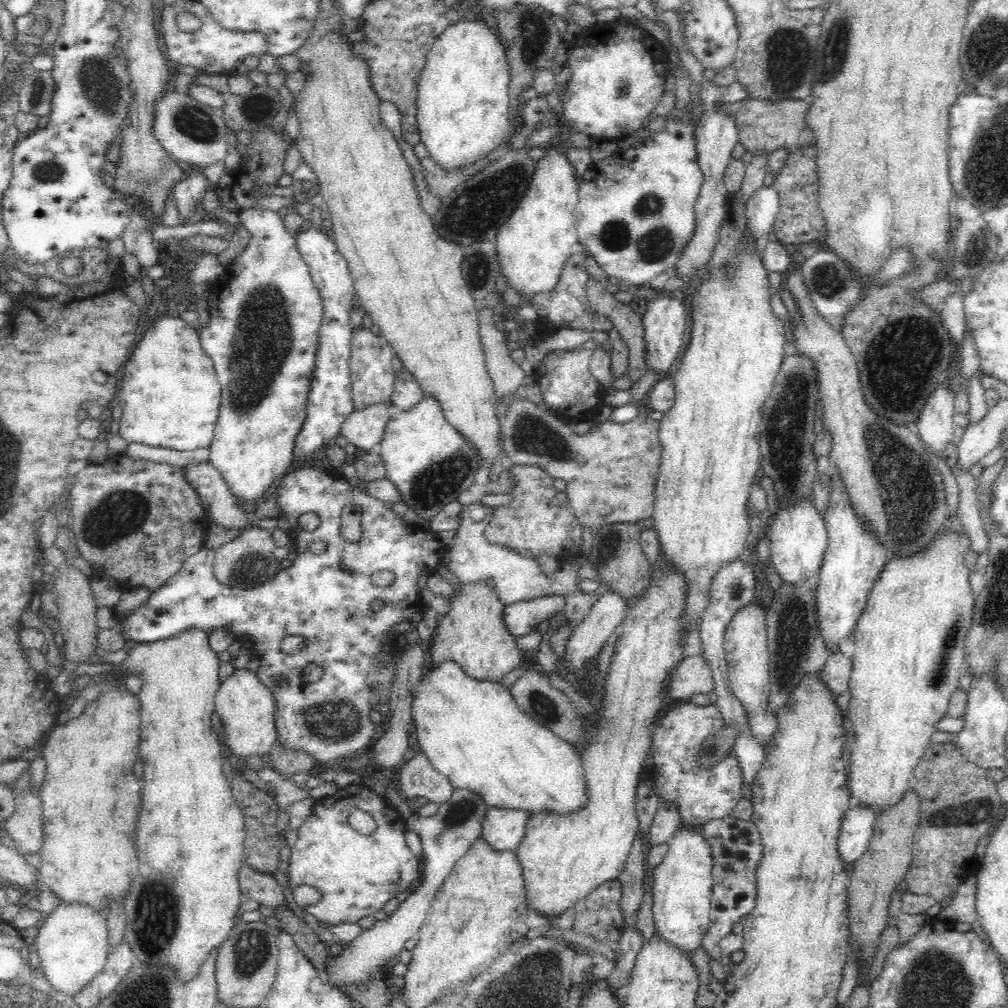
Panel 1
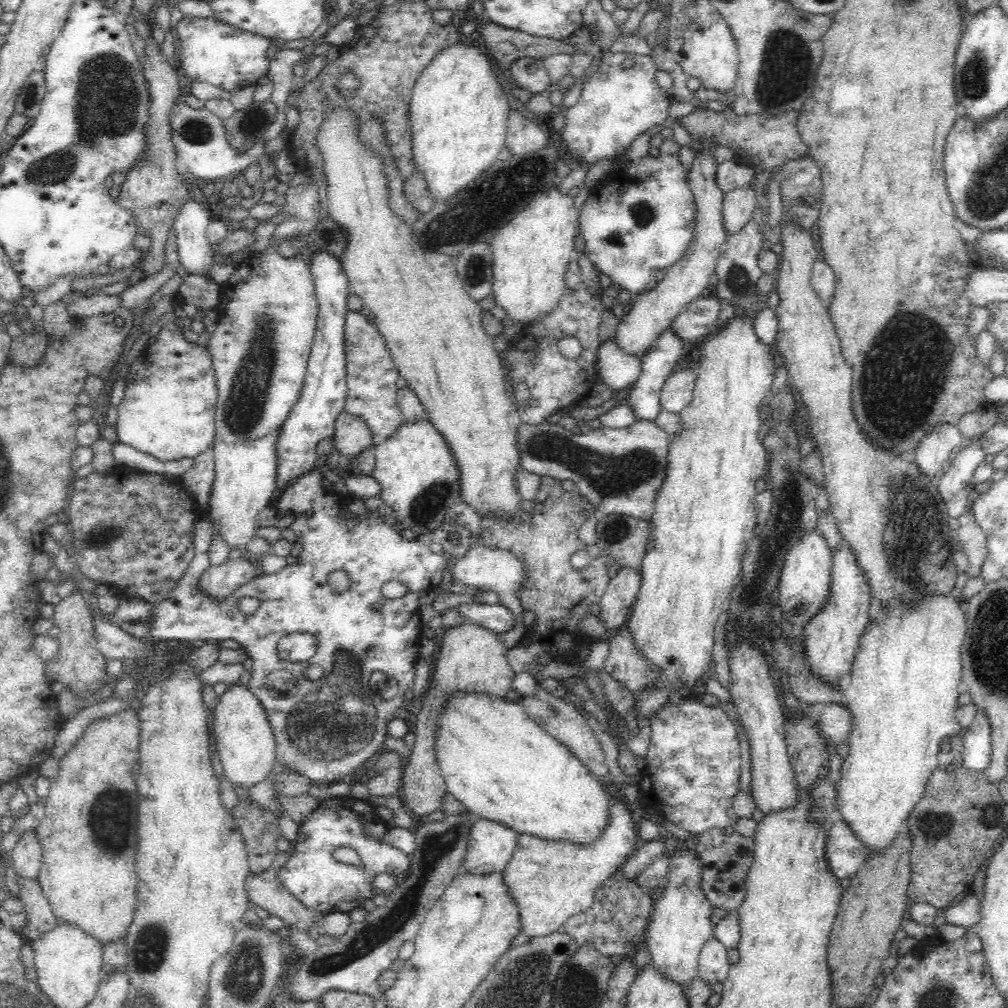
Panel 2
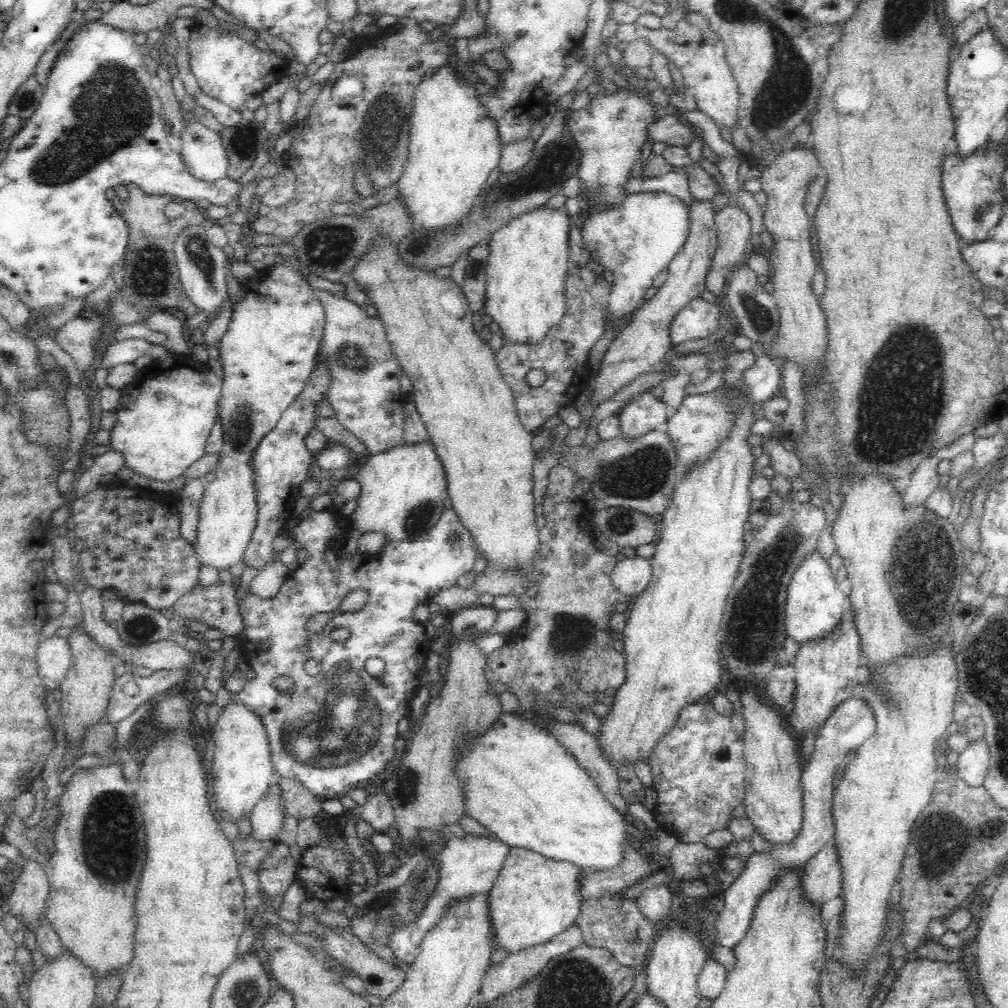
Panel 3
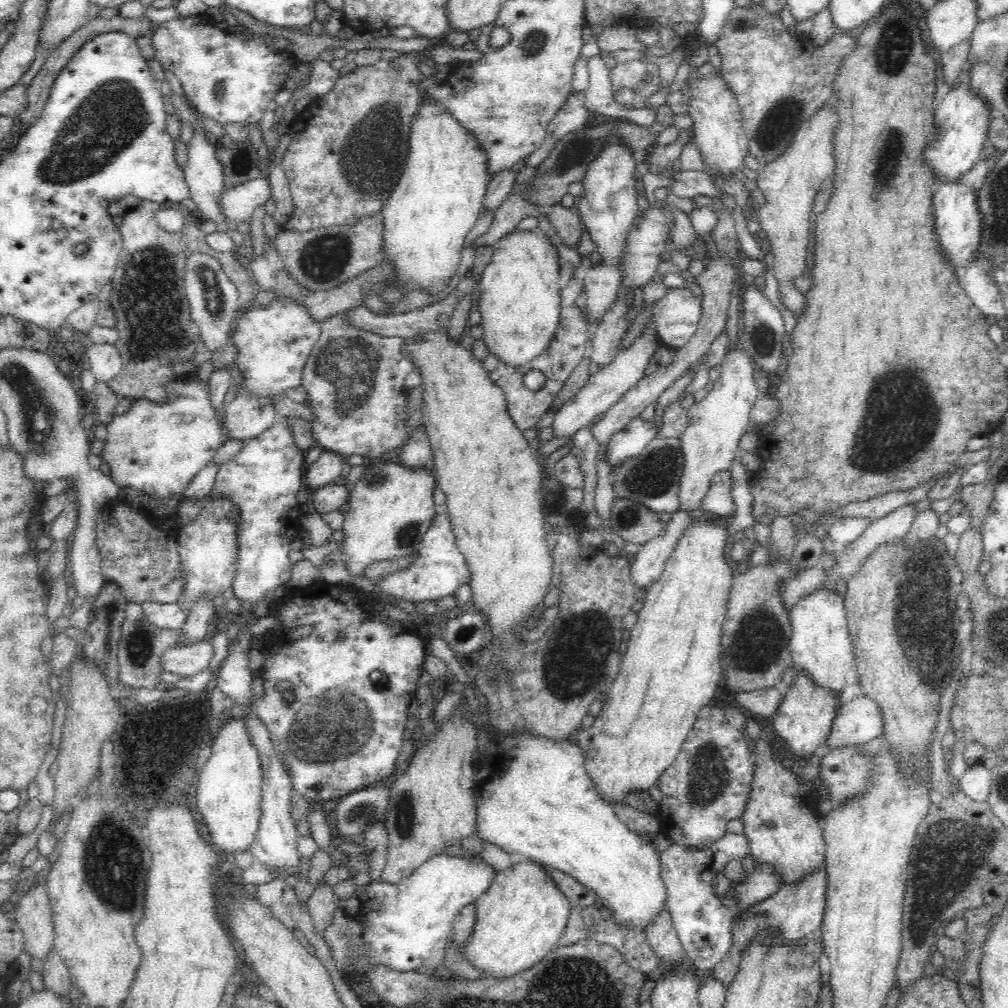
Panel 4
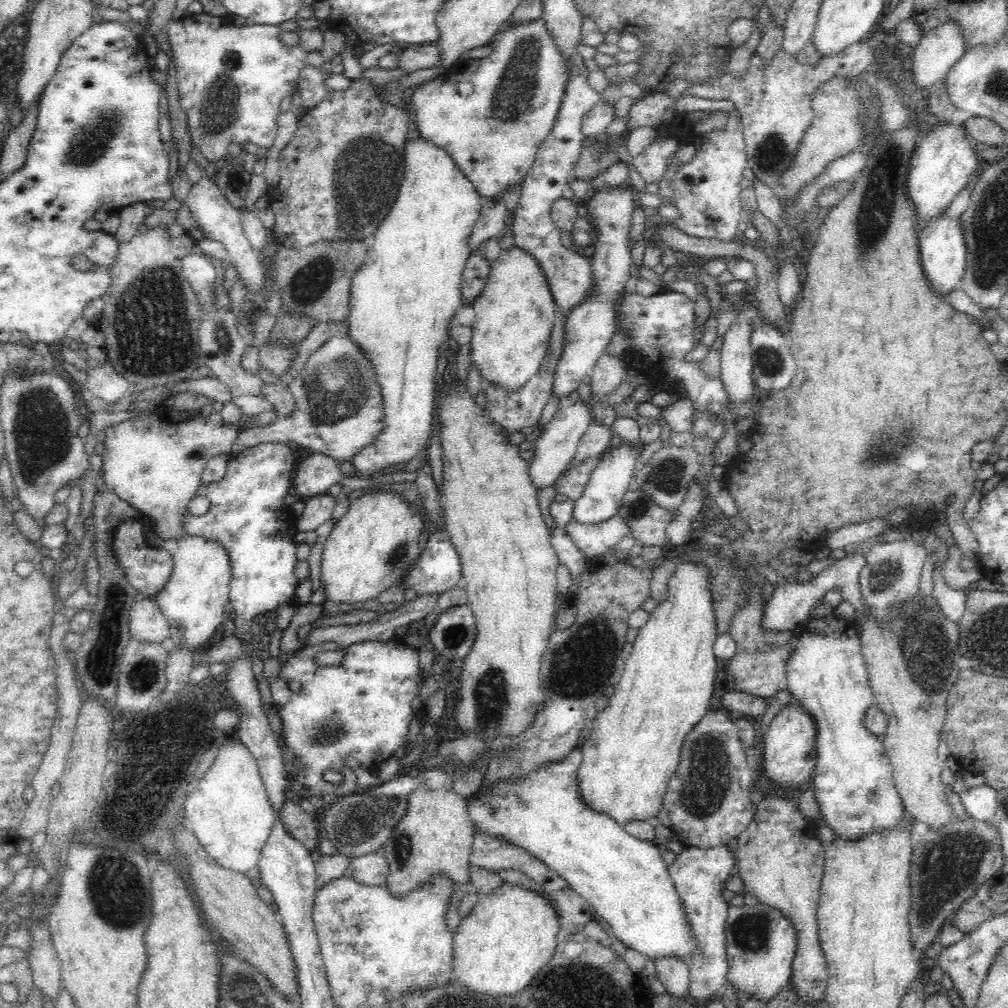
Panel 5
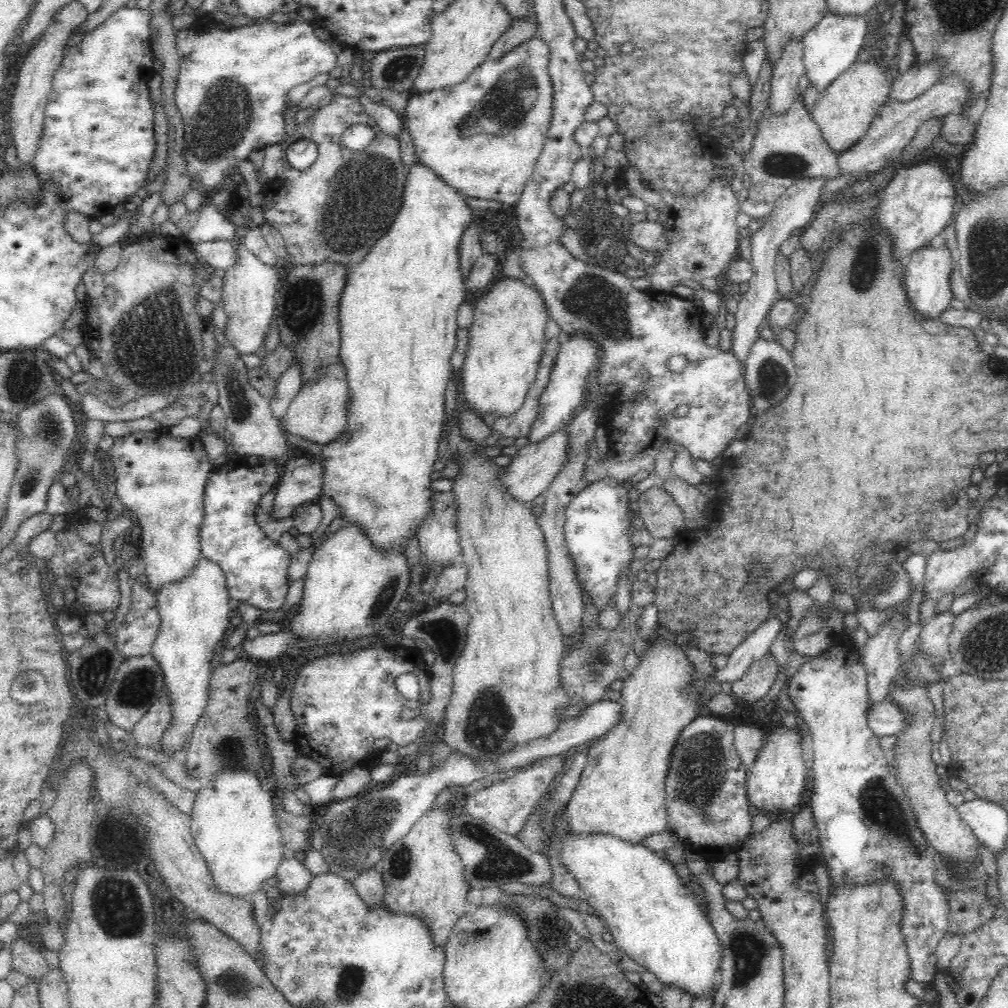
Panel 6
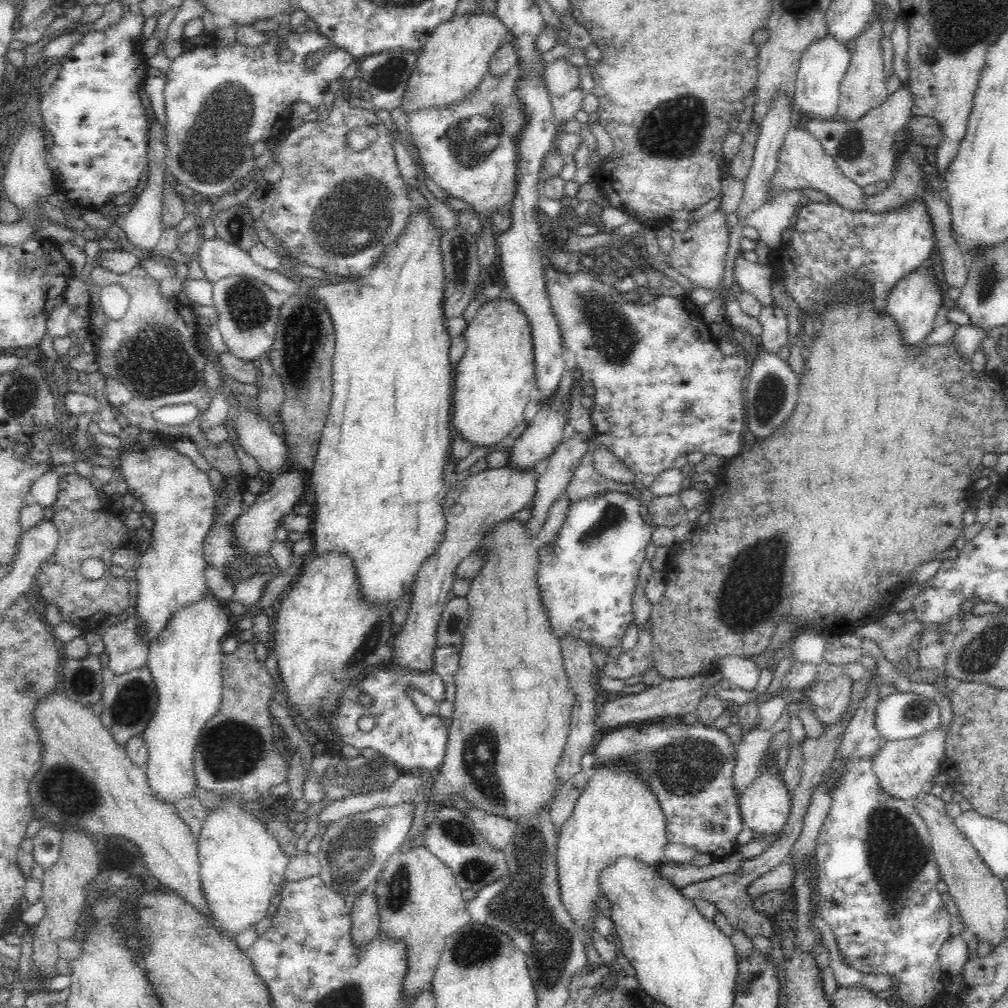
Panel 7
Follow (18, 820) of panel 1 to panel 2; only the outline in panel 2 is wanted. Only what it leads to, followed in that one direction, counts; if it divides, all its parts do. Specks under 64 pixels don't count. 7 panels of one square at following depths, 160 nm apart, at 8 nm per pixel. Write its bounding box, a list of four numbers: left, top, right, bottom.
[11,830,42,881]

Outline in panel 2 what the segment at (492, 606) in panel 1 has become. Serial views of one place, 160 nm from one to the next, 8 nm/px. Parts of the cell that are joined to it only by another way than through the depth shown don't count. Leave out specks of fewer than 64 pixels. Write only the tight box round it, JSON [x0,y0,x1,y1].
[398,620,515,816]

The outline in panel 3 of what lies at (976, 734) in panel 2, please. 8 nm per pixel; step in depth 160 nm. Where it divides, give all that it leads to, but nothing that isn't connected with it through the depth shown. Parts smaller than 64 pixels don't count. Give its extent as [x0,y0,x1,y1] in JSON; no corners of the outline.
[956,740,989,787]

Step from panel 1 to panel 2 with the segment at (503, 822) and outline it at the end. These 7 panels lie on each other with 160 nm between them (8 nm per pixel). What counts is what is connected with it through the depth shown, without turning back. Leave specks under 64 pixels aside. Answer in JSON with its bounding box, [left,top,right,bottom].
[458,819,518,877]

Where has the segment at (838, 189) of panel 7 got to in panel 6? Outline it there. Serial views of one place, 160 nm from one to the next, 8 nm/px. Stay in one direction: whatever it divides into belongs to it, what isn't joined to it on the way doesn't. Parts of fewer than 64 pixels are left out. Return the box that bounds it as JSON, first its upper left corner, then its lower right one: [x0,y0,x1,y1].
[739,97,842,218]

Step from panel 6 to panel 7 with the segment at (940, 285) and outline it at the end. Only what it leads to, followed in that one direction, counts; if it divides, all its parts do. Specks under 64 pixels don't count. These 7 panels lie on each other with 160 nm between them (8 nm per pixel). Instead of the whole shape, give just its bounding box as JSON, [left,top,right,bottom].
[883,267,941,346]

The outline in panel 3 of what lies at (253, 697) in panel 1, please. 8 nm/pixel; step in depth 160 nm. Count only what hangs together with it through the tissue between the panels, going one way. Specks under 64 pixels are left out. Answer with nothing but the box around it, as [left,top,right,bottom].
[206,701,276,824]

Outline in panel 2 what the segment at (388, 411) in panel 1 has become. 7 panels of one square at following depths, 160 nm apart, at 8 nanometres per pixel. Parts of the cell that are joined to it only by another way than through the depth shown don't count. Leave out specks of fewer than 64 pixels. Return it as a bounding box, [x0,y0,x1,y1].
[332,411,373,457]

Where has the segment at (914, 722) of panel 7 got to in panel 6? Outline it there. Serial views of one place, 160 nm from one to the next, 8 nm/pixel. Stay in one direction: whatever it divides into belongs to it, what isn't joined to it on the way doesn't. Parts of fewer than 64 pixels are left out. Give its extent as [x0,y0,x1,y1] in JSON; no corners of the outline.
[867,697,911,737]

